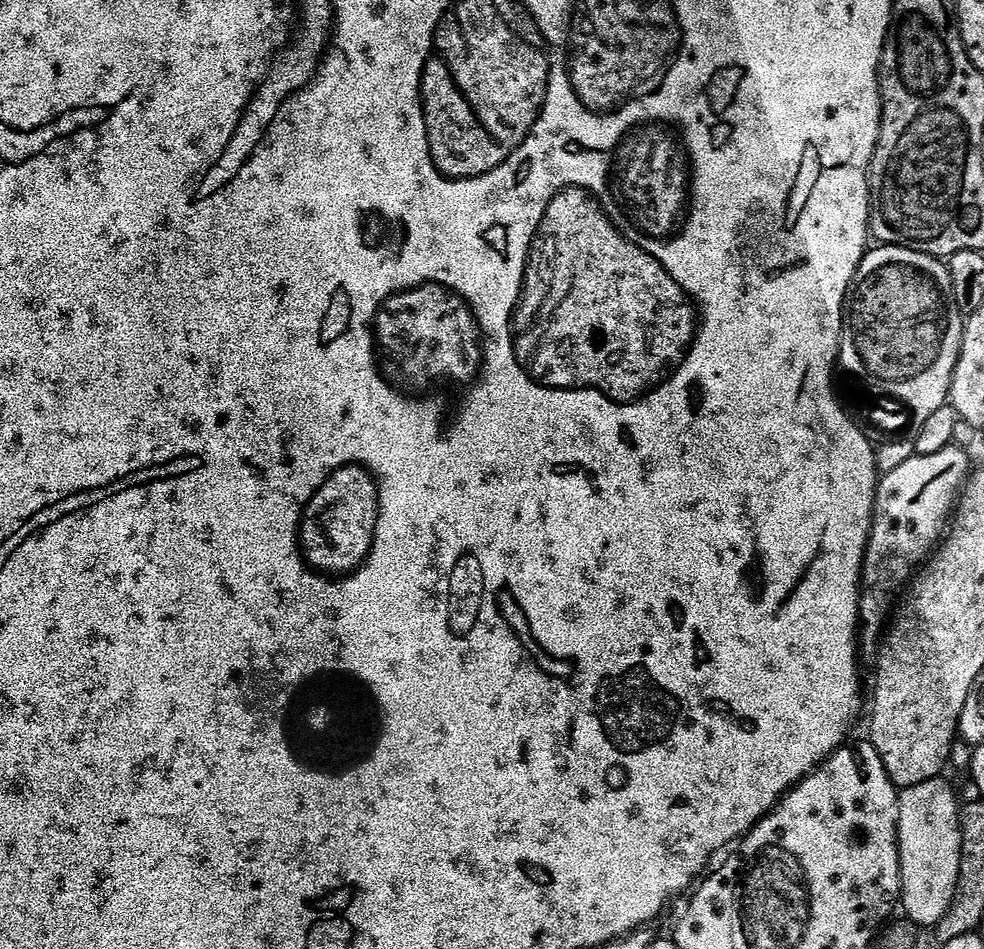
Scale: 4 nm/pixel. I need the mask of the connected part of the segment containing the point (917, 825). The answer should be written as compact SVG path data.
M944 778L927 780L918 786L910 786L900 792L900 821L896 829L900 839L900 886L902 908L908 911L907 919L917 926L939 925L948 914L956 898L960 883L960 855L962 834L960 833L961 801L956 801L956 792Z

